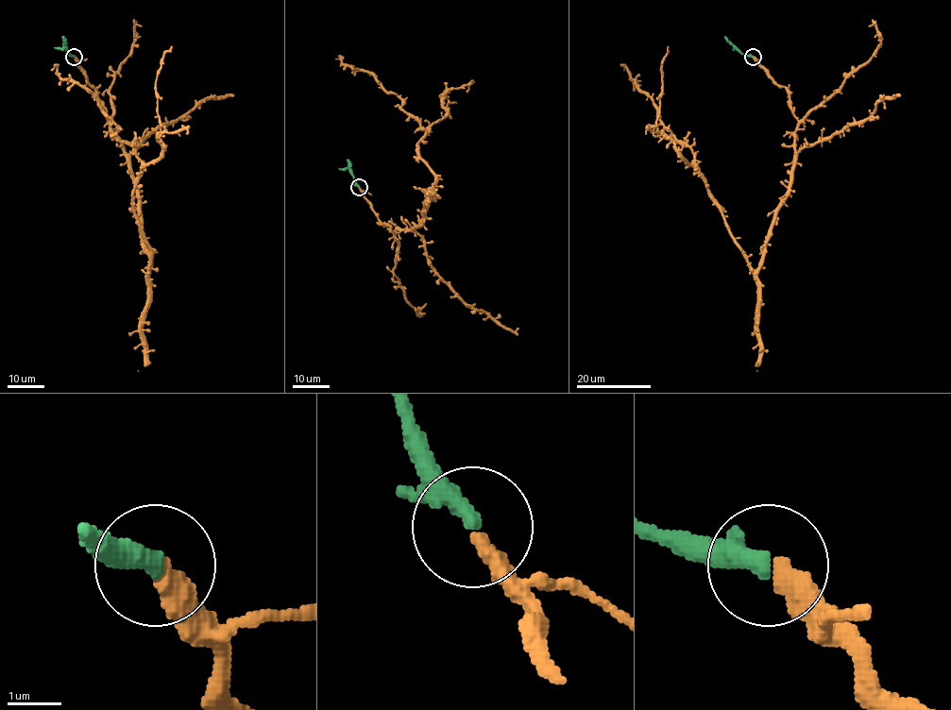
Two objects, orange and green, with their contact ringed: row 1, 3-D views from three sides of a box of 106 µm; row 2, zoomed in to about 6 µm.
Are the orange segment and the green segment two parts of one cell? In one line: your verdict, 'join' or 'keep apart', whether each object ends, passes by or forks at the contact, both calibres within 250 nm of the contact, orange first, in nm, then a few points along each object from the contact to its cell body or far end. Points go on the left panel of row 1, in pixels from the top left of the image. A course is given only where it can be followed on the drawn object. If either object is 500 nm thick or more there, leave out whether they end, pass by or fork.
join | orange ends | green ends | 400/400 nm | orange via (74, 57), (126, 158), (149, 271), (133, 203), (142, 171), (136, 147), (117, 137), (87, 89), (51, 70) | green via (74, 57), (68, 53), (62, 36)

